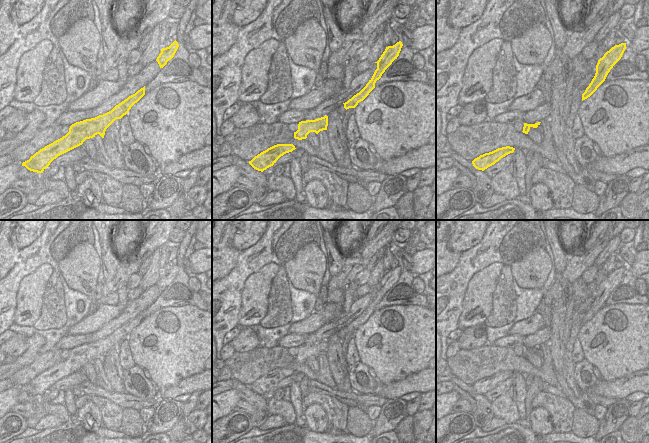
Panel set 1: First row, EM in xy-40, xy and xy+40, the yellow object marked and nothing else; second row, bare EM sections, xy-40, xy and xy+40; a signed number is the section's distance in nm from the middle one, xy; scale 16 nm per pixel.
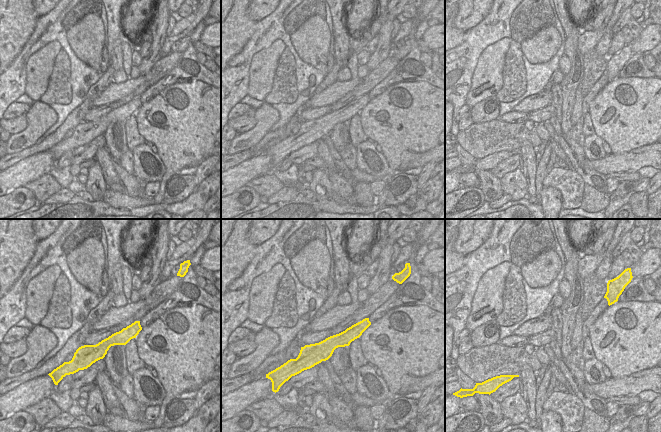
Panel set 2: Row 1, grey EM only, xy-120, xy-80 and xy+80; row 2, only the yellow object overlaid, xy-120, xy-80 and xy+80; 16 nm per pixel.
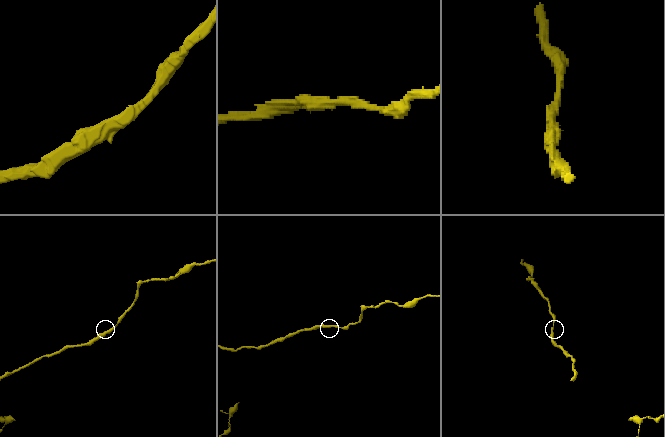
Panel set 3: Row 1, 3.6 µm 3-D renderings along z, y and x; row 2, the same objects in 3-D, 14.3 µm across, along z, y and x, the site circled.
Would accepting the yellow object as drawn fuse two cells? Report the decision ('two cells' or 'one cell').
one cell

